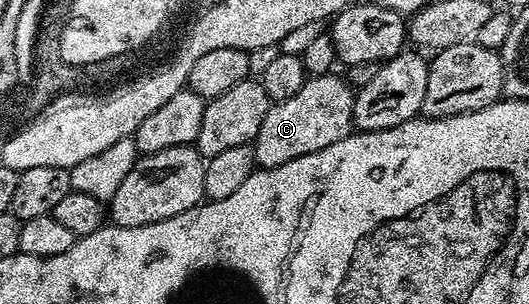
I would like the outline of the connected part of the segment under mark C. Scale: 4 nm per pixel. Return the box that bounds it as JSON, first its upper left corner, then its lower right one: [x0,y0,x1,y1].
[253,74,356,167]

